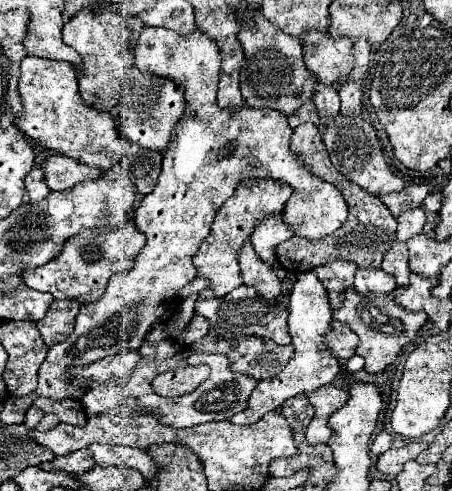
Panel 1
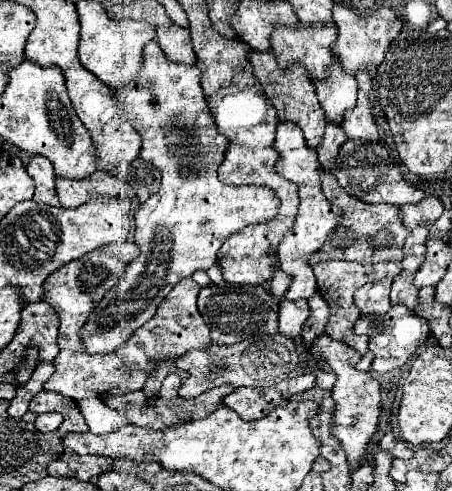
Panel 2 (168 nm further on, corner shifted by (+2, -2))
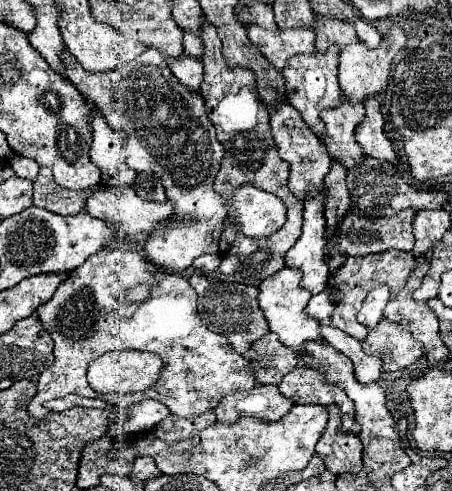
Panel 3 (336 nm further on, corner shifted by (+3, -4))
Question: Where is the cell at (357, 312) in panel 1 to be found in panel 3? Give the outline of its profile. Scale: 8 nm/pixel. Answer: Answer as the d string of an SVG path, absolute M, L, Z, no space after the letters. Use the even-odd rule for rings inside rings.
M382 319L374 329L368 331L364 351L384 361L382 371L398 371L412 365L424 355L424 347L404 329L388 319Z

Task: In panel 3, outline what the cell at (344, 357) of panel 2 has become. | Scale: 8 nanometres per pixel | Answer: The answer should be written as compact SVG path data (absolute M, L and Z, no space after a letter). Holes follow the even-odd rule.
M284 267L280 273L264 279L260 283L260 295L258 295L258 301L260 301L260 307L266 315L266 321L270 325L270 331L278 335L280 343L284 343L288 349L292 349L294 353L302 355L306 345L312 341L312 343L318 343L318 345L324 345L326 341L322 341L320 337L320 323L314 321L314 317L308 317L304 313L308 301L310 301L310 293L306 289L300 289L300 269L290 269L290 267Z

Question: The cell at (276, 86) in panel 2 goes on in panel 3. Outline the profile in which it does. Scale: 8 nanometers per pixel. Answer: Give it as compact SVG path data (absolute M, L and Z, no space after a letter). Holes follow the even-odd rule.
M278 97L276 107L270 105L270 125L272 125L272 135L278 147L278 153L284 161L290 165L290 189L296 193L300 199L306 195L314 195L312 191L322 191L324 189L324 175L330 169L330 155L326 151L326 145L320 141L320 137L302 121L300 113L288 103L286 97Z

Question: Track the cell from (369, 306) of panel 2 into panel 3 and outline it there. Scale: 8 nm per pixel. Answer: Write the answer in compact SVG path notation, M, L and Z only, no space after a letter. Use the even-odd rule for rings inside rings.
M378 285L376 289L372 289L362 303L362 309L358 313L358 321L366 327L374 327L382 319L382 311L388 303L388 297L390 297L388 285Z

